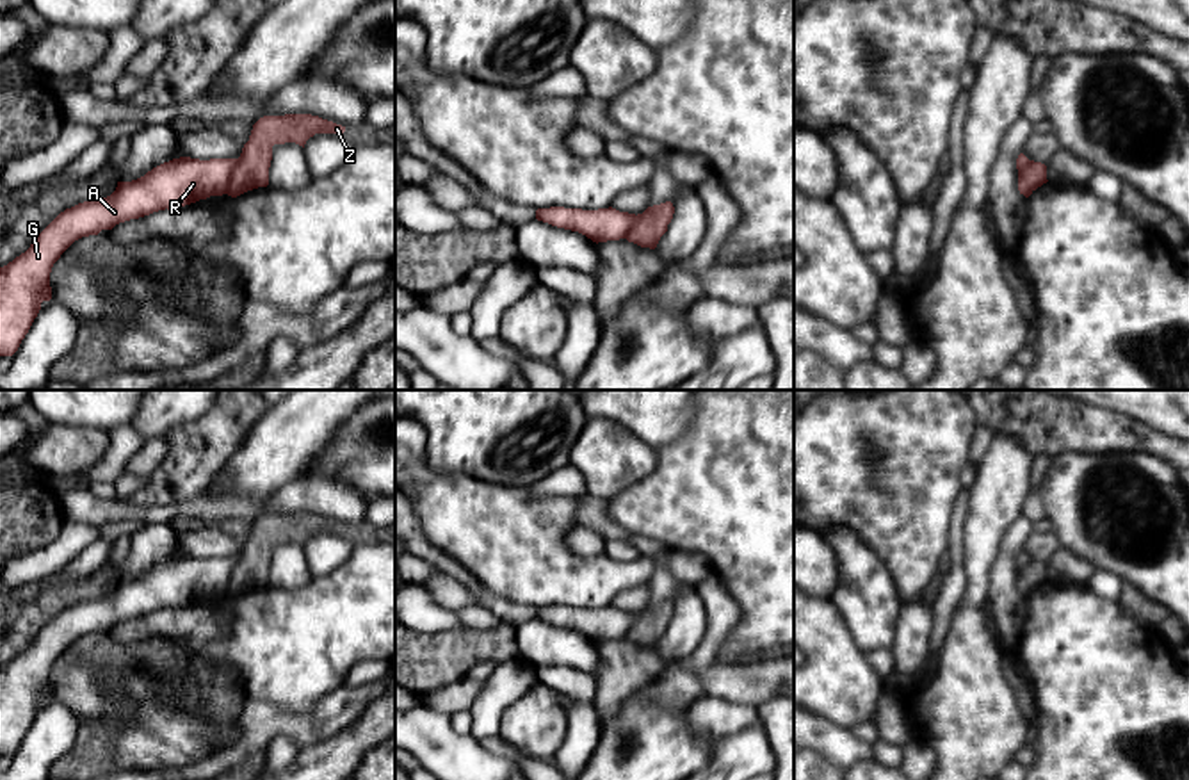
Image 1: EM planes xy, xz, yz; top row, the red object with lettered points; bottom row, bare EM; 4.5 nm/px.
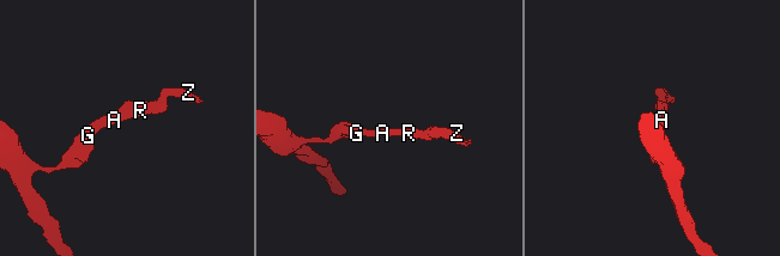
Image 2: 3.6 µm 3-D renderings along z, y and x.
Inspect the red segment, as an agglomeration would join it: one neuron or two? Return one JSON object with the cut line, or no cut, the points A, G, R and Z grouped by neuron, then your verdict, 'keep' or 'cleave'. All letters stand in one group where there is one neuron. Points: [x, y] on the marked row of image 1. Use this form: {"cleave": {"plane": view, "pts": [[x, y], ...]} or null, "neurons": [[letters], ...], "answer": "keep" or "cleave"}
{"cleave": {"plane": "xy", "pts": [[239, 159], [225, 193]]}, "neurons": [["A", "G", "R"], ["Z"]], "answer": "cleave"}

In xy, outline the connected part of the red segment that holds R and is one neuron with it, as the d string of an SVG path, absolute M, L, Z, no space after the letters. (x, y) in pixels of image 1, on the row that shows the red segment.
M173 158L137 180L117 182L116 191L103 199L61 212L25 253L0 267L0 356L18 351L41 303L52 299L52 267L75 240L158 210L178 210L222 196L237 160Z

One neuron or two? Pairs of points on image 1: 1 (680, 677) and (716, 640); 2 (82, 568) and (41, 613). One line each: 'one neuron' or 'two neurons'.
1: one neuron
2: two neurons

